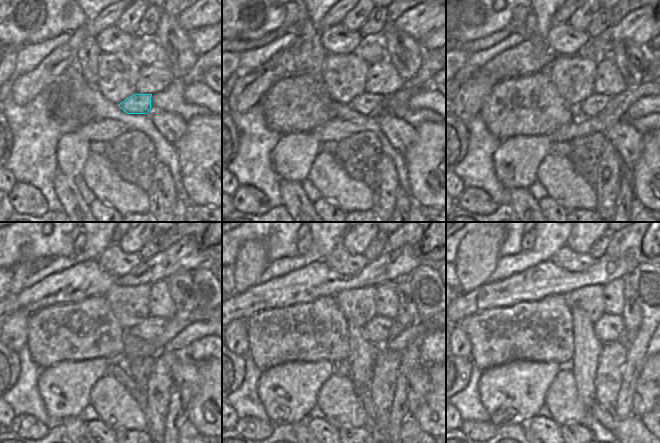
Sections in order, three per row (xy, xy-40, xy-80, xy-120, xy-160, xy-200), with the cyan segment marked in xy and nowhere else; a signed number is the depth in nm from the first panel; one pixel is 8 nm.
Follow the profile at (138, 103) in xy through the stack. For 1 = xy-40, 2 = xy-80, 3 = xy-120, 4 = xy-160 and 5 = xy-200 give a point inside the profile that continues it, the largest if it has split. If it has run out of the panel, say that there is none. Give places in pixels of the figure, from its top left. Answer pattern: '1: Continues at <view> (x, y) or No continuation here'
1: Continues at xy-40 (366, 104)
2: Continues at xy-80 (595, 103)
3: Continues at xy-120 (151, 327)
4: Continues at xy-160 (376, 330)
5: Continues at xy-200 (610, 327).

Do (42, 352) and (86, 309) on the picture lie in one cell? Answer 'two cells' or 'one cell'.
one cell

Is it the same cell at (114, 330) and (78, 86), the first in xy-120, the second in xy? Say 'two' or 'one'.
two

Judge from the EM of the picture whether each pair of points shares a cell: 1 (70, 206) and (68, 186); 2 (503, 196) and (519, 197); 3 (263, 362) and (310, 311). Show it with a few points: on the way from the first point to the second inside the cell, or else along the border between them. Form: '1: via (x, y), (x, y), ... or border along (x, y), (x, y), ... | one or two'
1: via (70, 201), (68, 191) | one
2: border along (508, 190), (509, 203) | two
3: via (276, 349), (301, 324) | one

